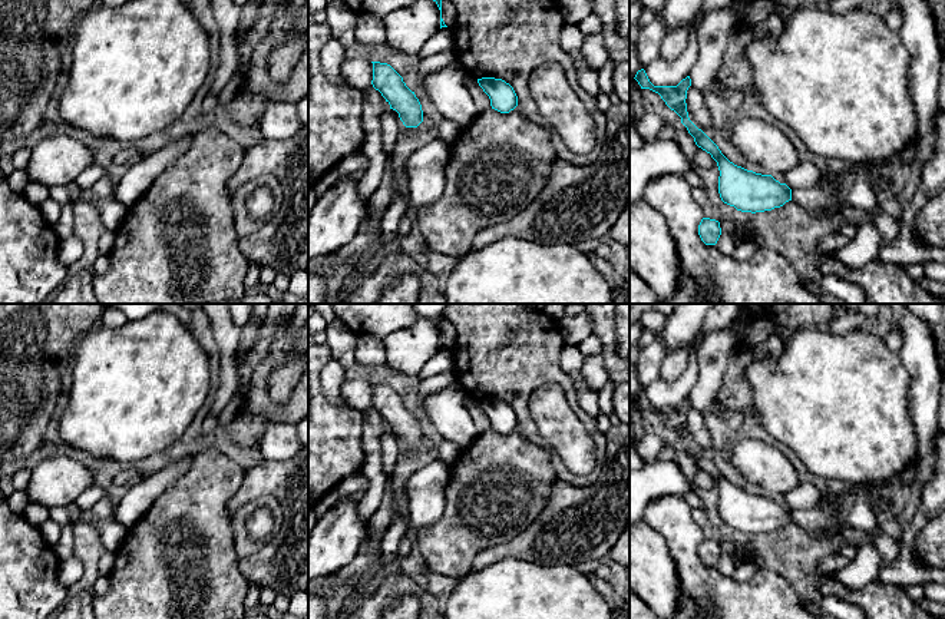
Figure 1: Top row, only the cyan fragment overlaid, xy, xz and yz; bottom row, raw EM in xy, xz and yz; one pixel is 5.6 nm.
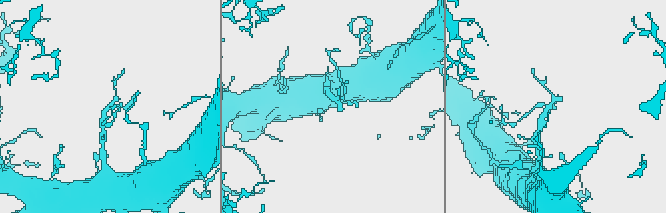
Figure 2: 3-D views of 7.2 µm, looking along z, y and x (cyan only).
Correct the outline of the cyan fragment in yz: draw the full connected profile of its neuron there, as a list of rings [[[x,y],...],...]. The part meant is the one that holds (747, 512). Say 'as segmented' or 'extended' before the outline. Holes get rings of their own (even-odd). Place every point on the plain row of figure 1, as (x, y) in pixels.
extended; [[[891,304],[893,320],[902,330],[901,360],[911,377],[909,411],[918,436],[918,460],[903,473],[885,483],[850,486],[842,496],[823,491],[819,506],[806,510],[790,510],[771,496],[747,491],[730,483],[718,467],[688,438],[687,411],[691,400],[687,397],[677,407],[654,407],[645,391],[635,395],[641,410],[650,410],[661,417],[674,431],[698,469],[717,483],[718,514],[724,524],[741,533],[764,533],[794,522],[816,539],[842,536],[855,529],[869,533],[873,539],[873,552],[880,560],[893,563],[901,550],[898,540],[882,532],[869,497],[882,494],[895,486],[909,484],[919,464],[929,454],[932,440],[939,428],[941,406],[941,367],[936,355],[936,342],[929,325],[915,317],[905,304]]]

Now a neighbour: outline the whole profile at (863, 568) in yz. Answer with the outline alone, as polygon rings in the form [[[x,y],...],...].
[[[863,543],[846,567],[826,577],[840,582],[847,589],[859,589],[878,582],[879,565],[880,559],[870,549],[869,543]]]

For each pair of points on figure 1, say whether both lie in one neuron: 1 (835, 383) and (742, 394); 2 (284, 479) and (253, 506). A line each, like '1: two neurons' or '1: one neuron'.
1: two neurons
2: two neurons

